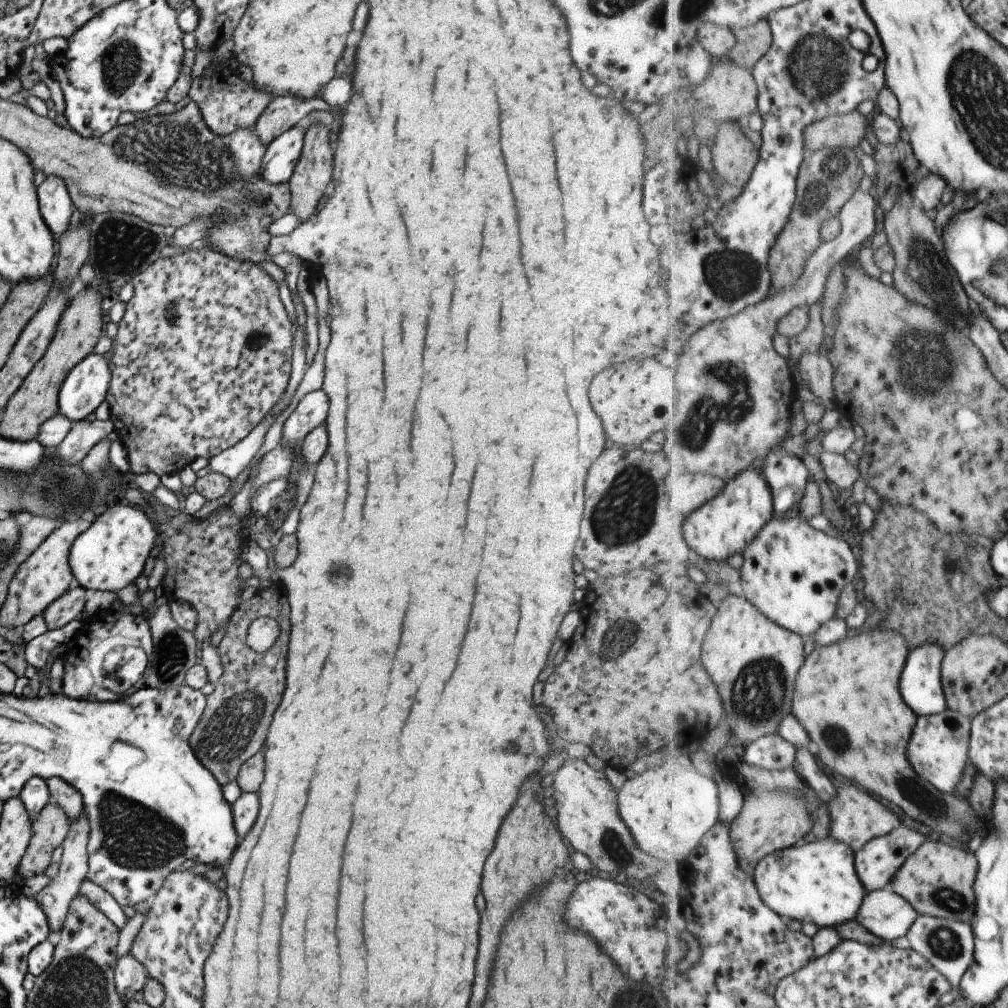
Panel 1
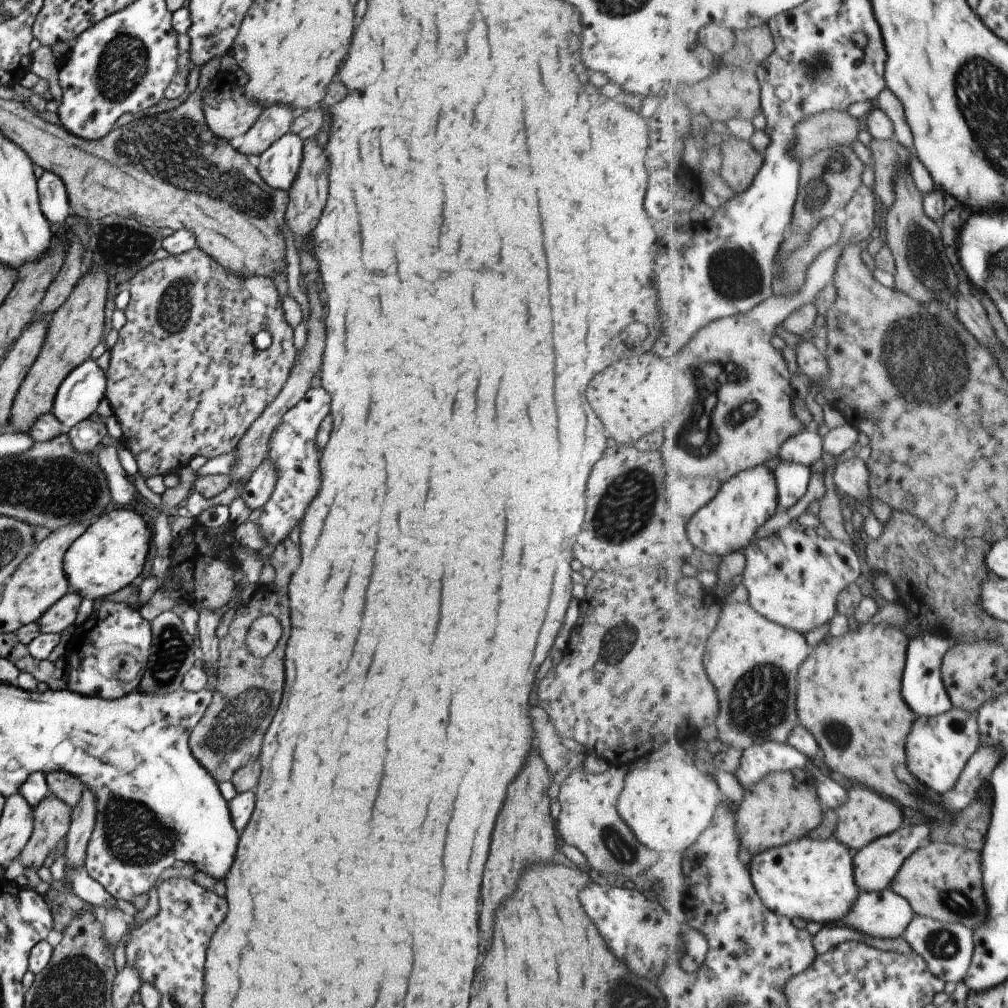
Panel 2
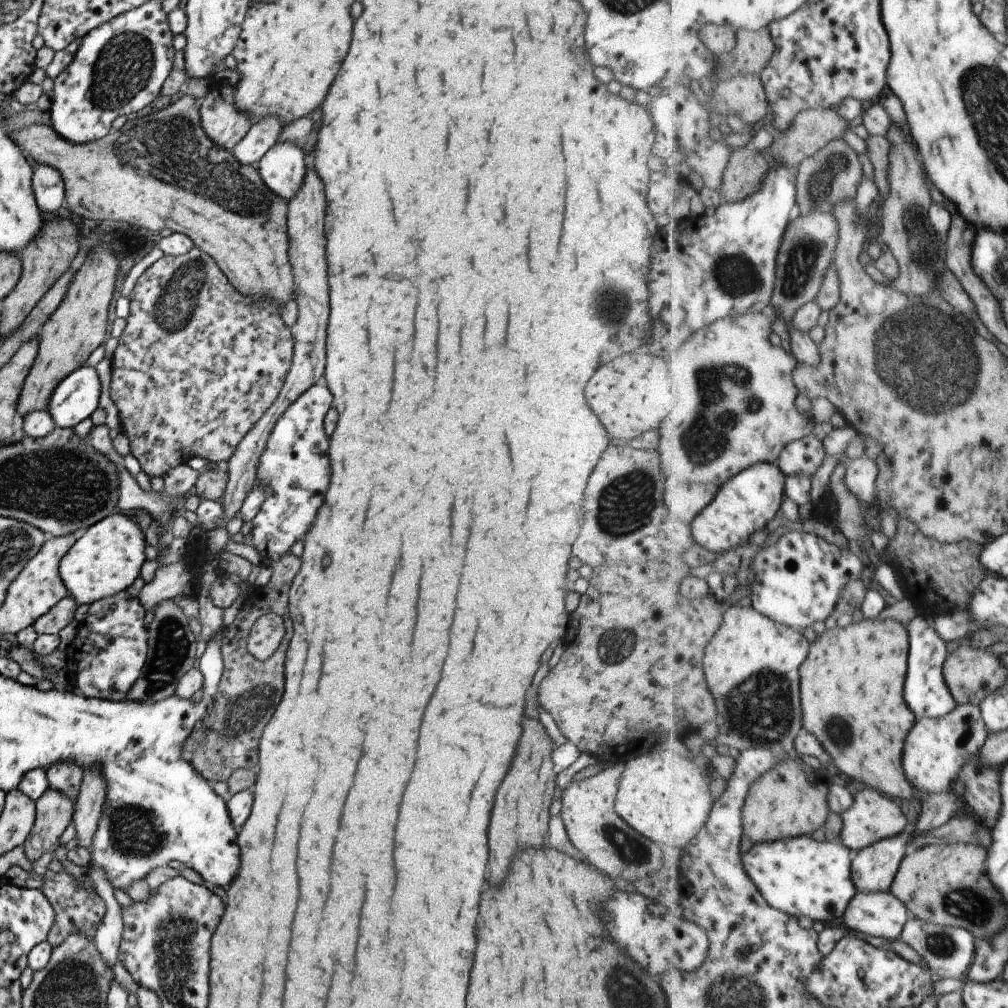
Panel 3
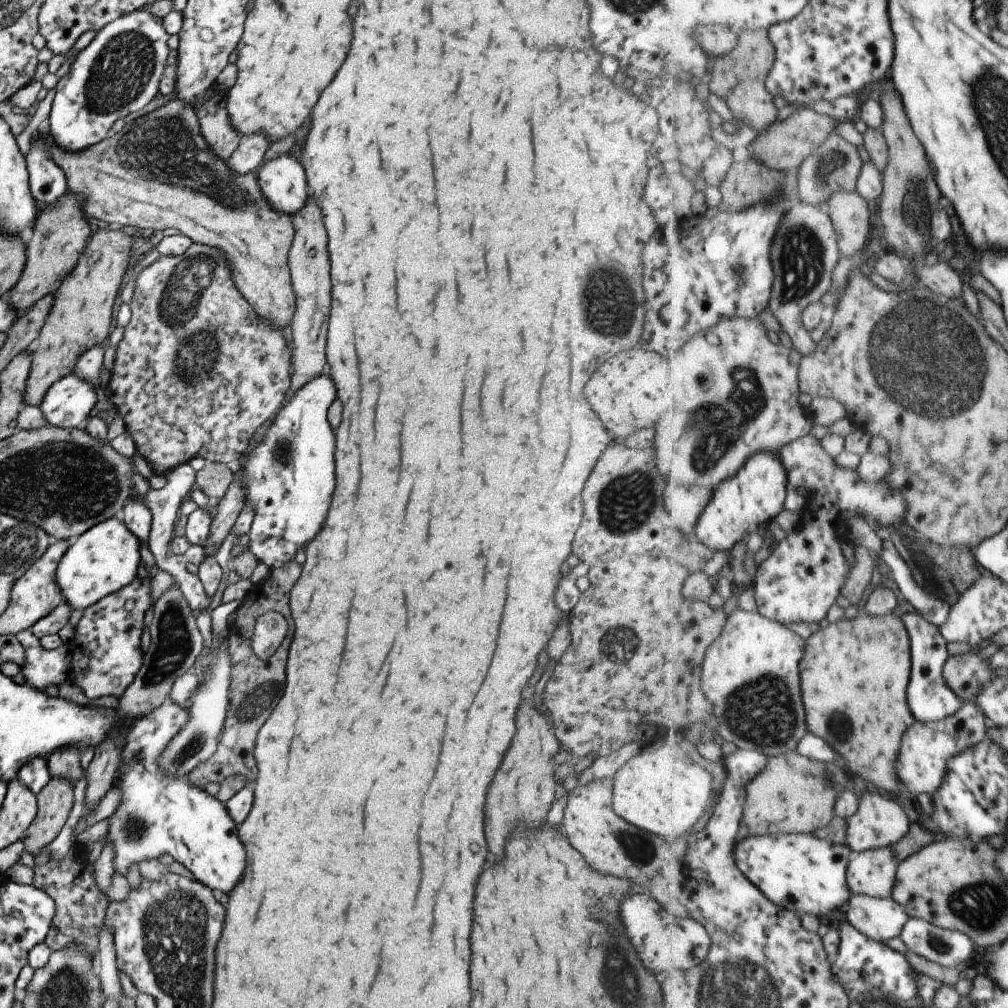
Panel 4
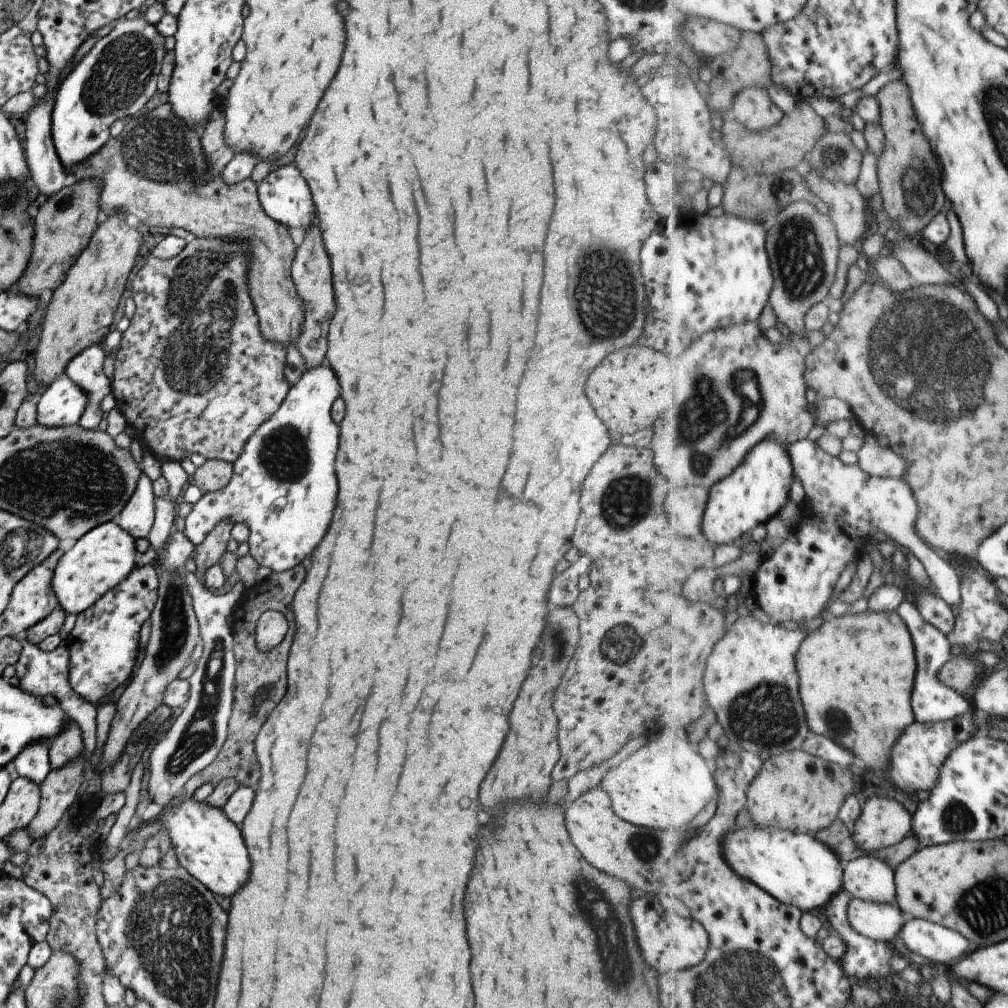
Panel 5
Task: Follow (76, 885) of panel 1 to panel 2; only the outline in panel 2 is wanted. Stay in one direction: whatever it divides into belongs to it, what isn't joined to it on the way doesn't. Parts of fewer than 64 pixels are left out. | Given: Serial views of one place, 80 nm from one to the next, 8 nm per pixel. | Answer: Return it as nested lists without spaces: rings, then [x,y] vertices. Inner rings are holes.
[[[84,788],[78,804],[72,808],[71,824],[64,842],[65,868],[82,868],[86,864],[87,847],[96,823],[94,793]]]

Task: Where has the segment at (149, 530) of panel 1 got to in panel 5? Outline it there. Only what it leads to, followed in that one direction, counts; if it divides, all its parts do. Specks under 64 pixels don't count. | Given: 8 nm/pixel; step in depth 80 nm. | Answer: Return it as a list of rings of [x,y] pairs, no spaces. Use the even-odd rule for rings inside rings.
[[[116,520],[100,524],[86,532],[68,552],[64,553],[52,578],[52,590],[56,592],[59,608],[67,615],[89,610],[96,602],[136,566],[136,539],[128,534]]]

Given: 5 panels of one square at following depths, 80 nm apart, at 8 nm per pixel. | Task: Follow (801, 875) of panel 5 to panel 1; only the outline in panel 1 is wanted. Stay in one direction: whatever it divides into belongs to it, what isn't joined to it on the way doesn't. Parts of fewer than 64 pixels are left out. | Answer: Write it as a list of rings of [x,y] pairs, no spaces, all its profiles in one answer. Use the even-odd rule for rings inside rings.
[[[832,838],[801,842],[757,864],[756,885],[764,901],[780,916],[797,919],[803,924],[812,922],[821,929],[838,928],[849,921],[859,920],[870,894],[860,877],[856,855],[850,845]]]

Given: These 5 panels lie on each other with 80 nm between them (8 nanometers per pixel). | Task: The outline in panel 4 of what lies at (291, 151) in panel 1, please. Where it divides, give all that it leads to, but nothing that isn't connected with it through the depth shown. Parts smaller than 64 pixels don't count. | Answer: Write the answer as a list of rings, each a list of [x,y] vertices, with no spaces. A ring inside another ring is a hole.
[[[287,155],[266,162],[257,183],[269,207],[278,215],[292,218],[303,210],[310,194],[302,163]]]

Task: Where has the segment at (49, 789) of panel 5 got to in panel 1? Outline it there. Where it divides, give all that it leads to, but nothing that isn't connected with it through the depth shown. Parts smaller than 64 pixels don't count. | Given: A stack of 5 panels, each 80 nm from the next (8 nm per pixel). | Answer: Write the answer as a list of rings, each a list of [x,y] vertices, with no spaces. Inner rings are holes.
[[[50,802],[31,822],[32,839],[22,856],[18,874],[26,881],[42,875],[51,864],[53,852],[62,846],[69,832],[69,820],[64,810]]]

